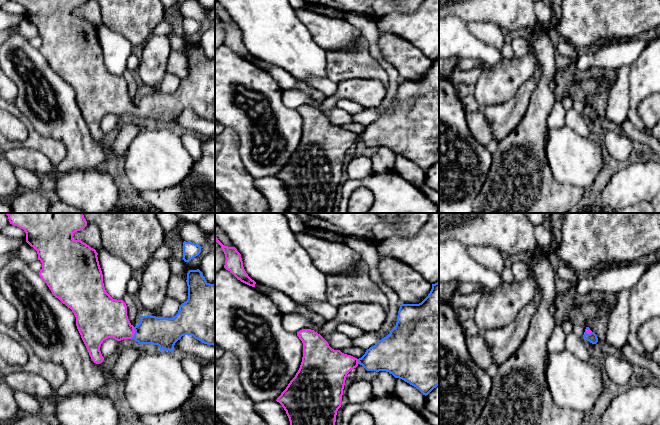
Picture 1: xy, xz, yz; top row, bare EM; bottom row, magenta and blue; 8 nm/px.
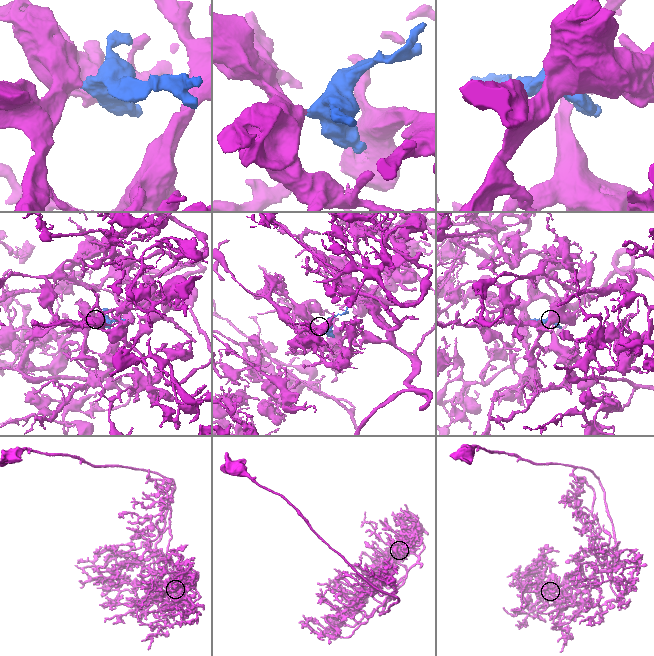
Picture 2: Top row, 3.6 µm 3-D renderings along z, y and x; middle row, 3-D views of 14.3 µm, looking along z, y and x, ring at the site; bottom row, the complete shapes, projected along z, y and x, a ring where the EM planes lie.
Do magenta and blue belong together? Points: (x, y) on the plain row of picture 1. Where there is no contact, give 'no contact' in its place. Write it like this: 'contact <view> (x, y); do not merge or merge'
contact xy (134, 108); merge

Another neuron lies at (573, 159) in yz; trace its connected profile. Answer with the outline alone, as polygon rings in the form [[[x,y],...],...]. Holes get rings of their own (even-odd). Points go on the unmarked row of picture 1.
[[[566,126],[548,129],[545,153],[551,173],[557,182],[571,184],[582,189],[592,185],[604,166],[600,143],[590,137],[584,138]]]

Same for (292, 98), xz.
[[[296,89],[284,90],[282,95],[282,102],[289,109],[297,110],[302,105],[311,105],[320,111],[322,109],[321,102],[313,100],[307,94]]]

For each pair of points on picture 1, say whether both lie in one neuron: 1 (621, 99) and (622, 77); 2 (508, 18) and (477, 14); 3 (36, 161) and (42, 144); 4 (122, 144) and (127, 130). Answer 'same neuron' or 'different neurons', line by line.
1: same neuron
2: same neuron
3: different neurons
4: same neuron

